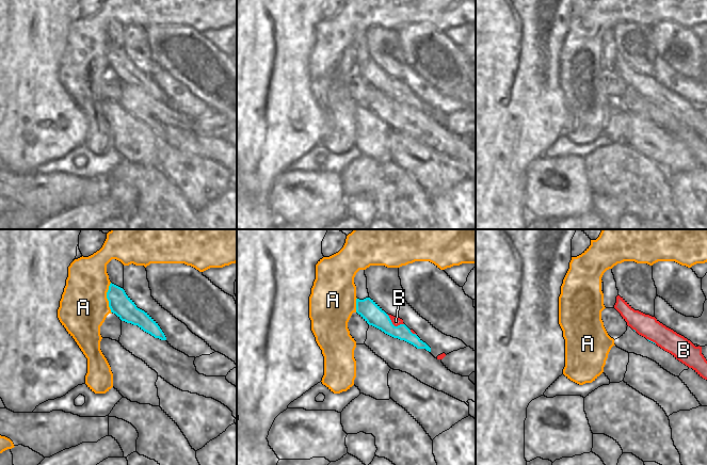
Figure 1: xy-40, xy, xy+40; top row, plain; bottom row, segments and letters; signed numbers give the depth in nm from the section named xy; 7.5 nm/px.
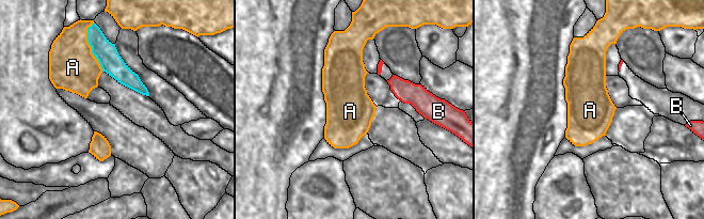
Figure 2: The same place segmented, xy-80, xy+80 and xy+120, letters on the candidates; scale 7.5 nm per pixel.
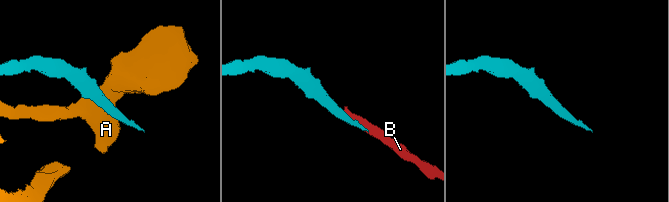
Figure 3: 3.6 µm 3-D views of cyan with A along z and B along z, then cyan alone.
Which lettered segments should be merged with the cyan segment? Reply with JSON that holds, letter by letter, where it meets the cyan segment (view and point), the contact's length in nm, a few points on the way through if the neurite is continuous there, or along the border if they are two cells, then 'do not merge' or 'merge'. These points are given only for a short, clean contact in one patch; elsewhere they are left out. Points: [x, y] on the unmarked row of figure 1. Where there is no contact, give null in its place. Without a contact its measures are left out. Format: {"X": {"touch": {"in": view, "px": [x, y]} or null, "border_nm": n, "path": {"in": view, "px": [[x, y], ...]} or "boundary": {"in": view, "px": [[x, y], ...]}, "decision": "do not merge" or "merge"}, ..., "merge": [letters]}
{"A": {"touch": {"in": "xy-40", "px": [107, 59]}, "border_nm": 240, "decision": "do not merge"}, "B": {"touch": {"in": "xy", "px": [392, 85]}, "border_nm": 160, "decision": "merge"}, "merge": ["B"]}

